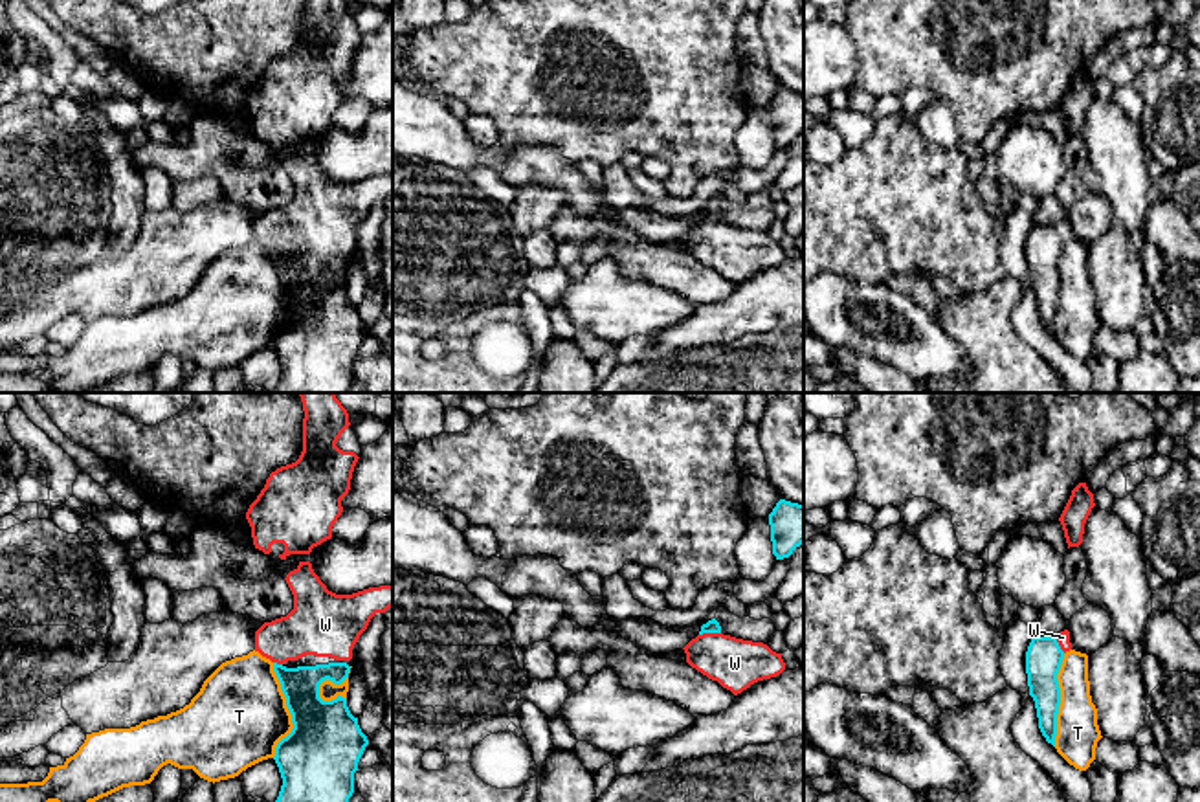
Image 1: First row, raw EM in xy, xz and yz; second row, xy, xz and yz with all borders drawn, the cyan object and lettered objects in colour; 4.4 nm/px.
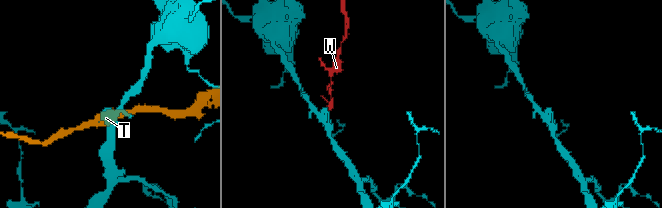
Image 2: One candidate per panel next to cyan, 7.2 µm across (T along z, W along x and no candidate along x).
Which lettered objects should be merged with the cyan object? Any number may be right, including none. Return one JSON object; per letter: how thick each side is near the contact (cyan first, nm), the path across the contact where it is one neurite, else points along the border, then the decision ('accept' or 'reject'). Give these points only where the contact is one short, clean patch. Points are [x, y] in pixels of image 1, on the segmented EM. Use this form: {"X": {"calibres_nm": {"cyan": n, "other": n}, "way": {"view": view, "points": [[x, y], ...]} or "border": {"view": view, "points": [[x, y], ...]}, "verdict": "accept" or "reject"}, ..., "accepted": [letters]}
{"T": {"calibres_nm": {"cyan": 340, "other": 420}, "verdict": "reject"}, "W": {"calibres_nm": {"cyan": 60, "other": 220}, "way": {"view": "xz", "points": [[712, 626], [709, 632], [734, 663]]}, "verdict": "accept"}, "accepted": ["W"]}

